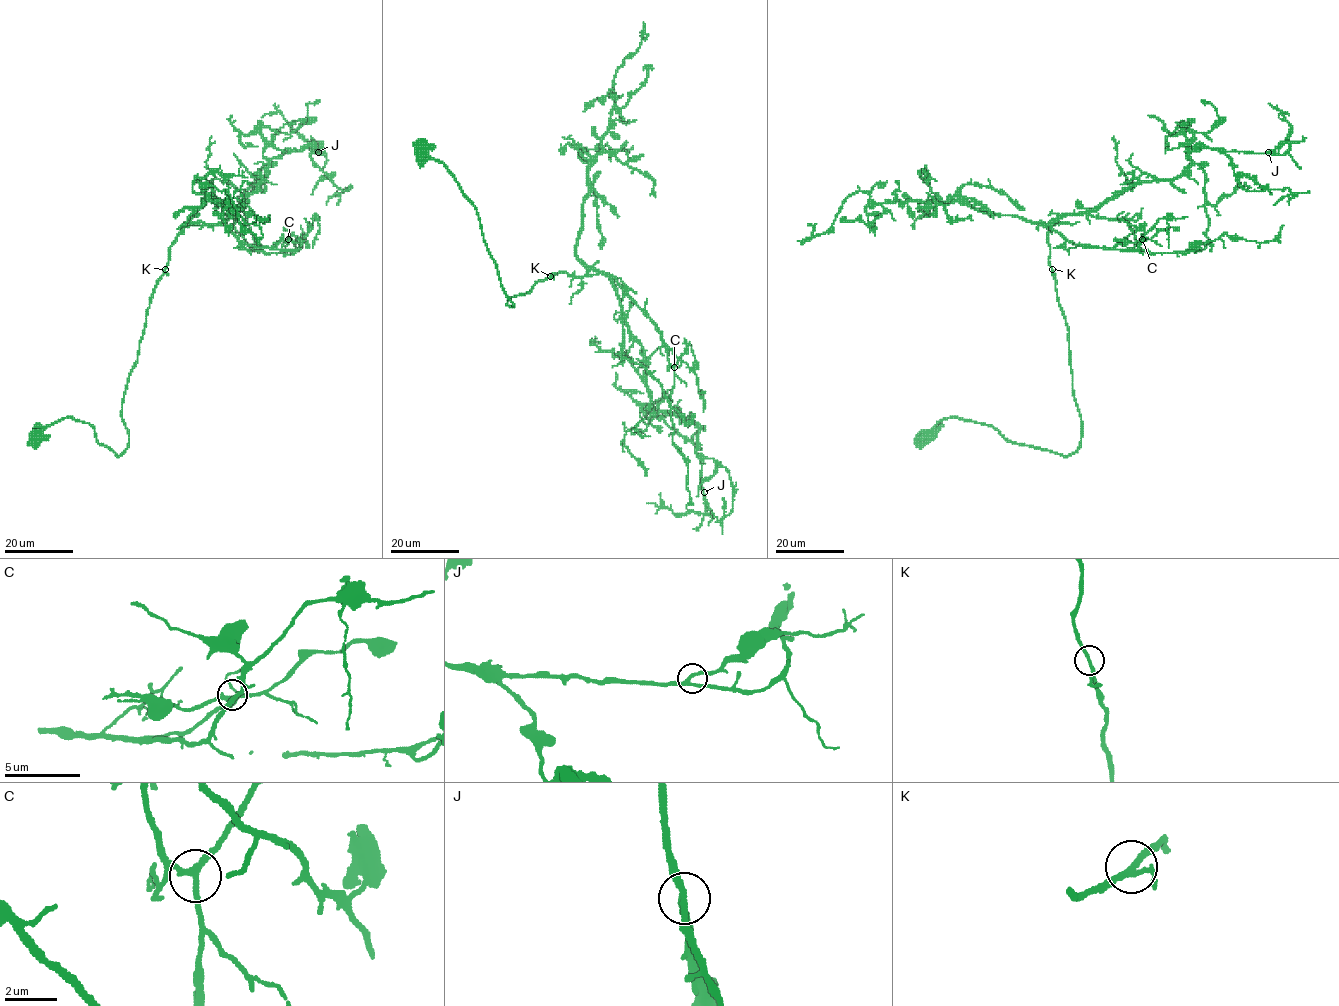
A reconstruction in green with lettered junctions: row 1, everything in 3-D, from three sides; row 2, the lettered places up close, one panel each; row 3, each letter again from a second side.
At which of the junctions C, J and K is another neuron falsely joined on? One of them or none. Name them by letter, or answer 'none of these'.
none of these

